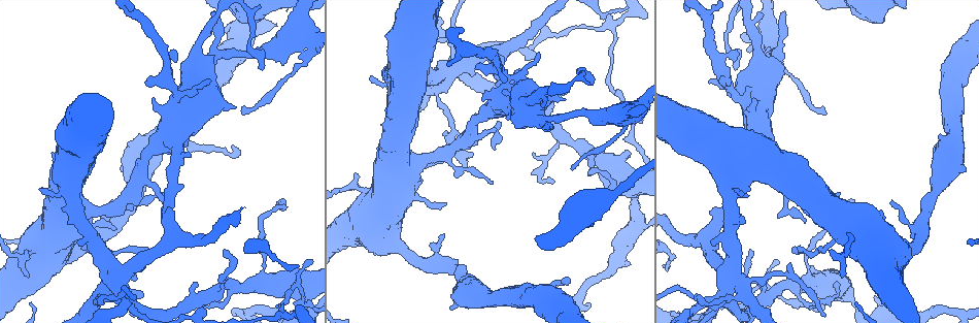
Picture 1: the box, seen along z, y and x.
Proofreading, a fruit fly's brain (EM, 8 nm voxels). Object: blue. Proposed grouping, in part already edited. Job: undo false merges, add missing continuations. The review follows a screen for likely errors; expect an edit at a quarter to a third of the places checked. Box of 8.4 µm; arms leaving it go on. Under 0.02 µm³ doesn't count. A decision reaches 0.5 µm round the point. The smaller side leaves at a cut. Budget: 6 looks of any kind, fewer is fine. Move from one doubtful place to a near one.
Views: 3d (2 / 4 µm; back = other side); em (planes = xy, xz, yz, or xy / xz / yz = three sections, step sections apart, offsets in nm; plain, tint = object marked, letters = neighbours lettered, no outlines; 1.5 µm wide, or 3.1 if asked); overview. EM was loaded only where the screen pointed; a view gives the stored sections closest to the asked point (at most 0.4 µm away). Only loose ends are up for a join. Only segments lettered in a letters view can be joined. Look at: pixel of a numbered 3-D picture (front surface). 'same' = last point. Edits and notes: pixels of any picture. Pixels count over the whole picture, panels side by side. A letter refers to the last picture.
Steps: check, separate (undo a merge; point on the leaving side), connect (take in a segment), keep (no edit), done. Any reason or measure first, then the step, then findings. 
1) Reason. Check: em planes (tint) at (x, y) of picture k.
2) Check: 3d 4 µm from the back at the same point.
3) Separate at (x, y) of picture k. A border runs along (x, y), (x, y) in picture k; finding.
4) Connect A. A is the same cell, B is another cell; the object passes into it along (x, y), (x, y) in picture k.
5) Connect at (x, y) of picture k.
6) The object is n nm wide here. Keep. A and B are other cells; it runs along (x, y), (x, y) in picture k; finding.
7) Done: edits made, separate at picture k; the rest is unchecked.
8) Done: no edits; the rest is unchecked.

Tapers out. Check: 3d 4 µm at (791, 248) of picture 1.

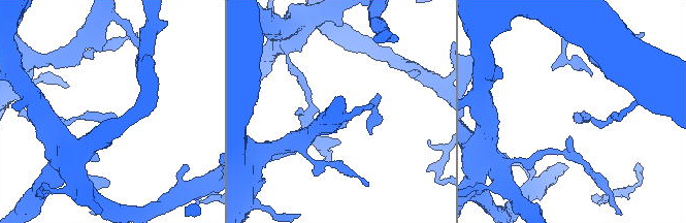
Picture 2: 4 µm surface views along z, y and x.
Now the EM. Check: em yz step 8 (letters) at (113, 115) of picture 2.

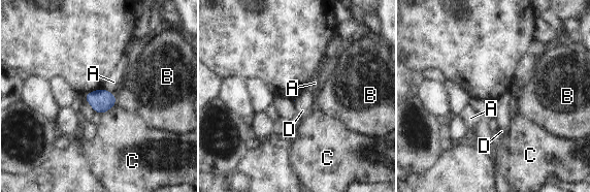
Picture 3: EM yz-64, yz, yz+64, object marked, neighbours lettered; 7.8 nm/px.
Keep. A, B, C and D are other cells; no lettered segment goes on from it.

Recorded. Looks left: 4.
An open end. Check: 3d 4 µm at (711, 241) of picture 1.

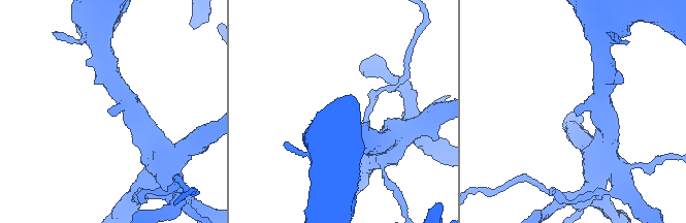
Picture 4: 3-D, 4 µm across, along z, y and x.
Need the tissue. Check: em planes (letters) at (109, 109) of picture 4.

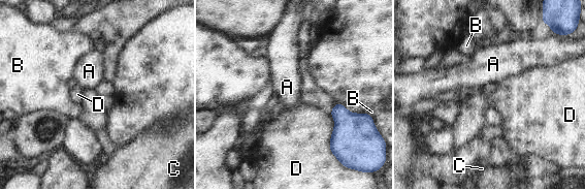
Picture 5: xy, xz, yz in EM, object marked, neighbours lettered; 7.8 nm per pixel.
Keep. A, B, C and D are other cells; a border runs along (330, 114), (329, 150), (336, 157) in picture 5; no lettered segment goes on from it.

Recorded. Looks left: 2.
Check: 3d 4 µm at (802, 300) of picture 1.

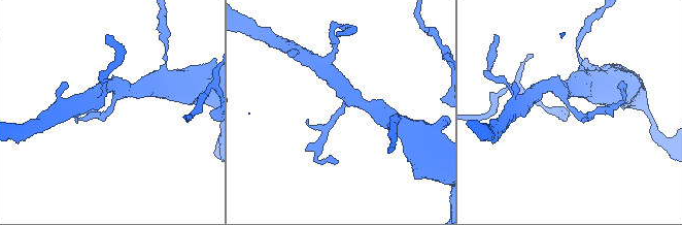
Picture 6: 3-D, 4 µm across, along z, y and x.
Now the EM. Check: em planes (letters) at (343, 108) of picture 6.

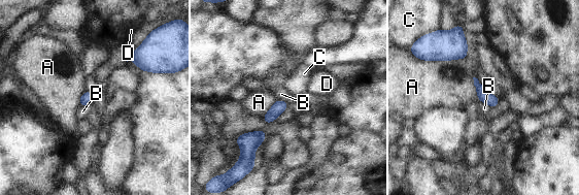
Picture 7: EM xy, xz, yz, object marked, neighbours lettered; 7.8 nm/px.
The longest contact is with A, 320 nm. Keep. A, B, C and D are other cells; a border runs along (92, 102), (79, 107) in picture 7; one cell here.

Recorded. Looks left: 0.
Done: no edits; the rest is unchecked.

